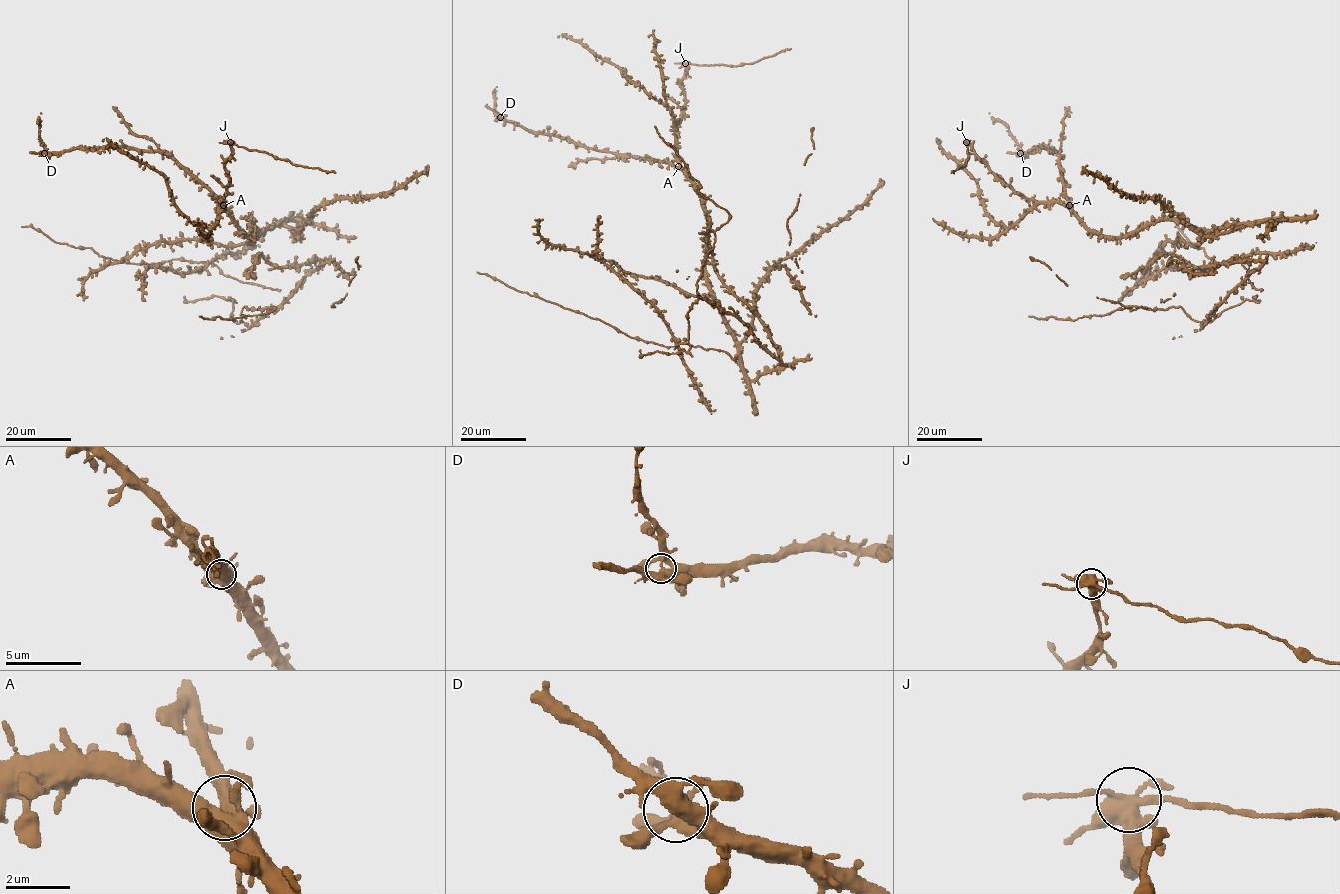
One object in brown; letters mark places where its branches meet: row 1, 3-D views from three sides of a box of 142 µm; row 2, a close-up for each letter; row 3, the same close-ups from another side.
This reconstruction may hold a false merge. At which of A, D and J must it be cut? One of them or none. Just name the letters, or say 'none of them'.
J

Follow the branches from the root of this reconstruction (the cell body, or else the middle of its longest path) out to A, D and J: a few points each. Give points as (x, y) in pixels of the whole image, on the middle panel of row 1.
A: (730, 327), (705, 269), (706, 216), (703, 196), (678, 166)
D: (730, 327), (705, 269), (703, 196), (680, 169), (585, 148), (556, 136), (529, 132), (500, 117)
J: (730, 327), (705, 269), (703, 196), (678, 161), (677, 124), (685, 101), (680, 87), (687, 73), (685, 63)

